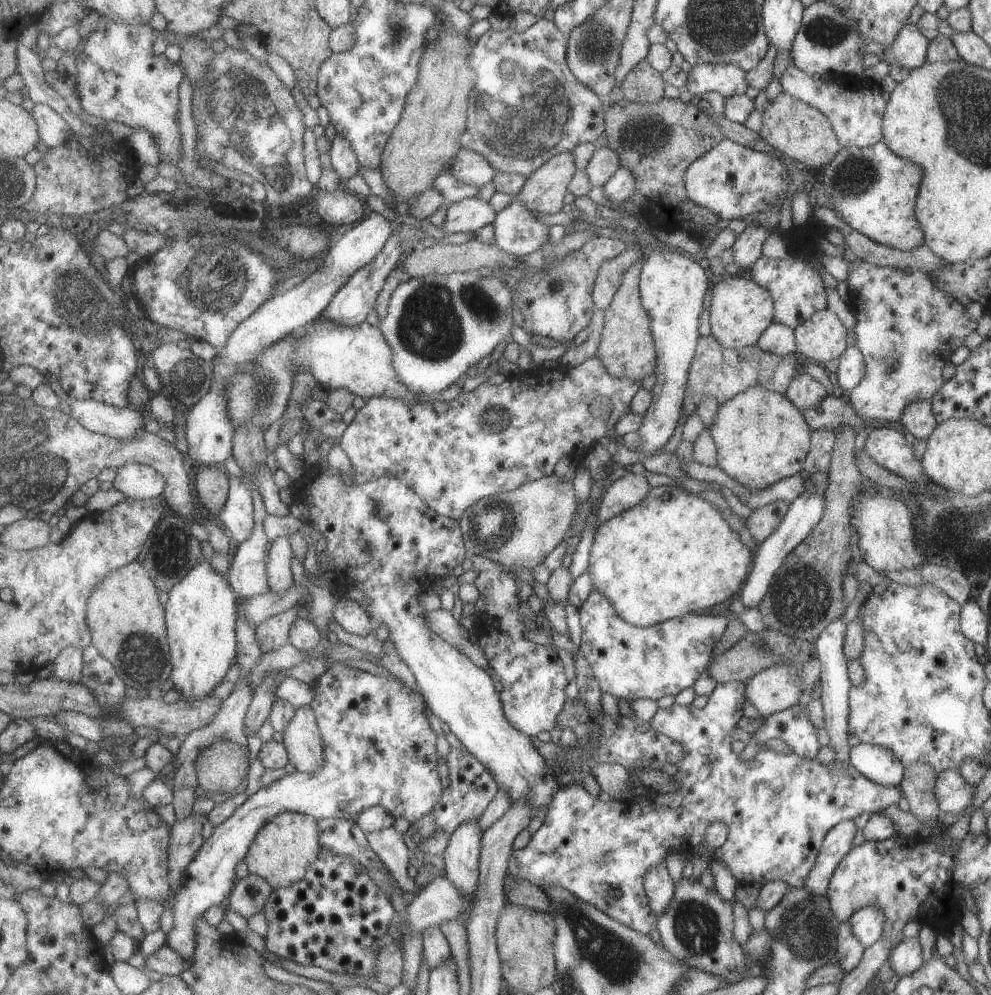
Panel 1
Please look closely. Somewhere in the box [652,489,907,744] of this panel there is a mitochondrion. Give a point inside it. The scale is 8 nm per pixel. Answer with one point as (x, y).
(801, 597)

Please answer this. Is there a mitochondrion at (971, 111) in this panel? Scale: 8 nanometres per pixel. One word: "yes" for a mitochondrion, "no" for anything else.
yes

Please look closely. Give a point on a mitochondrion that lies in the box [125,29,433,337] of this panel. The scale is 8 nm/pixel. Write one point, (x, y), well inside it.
(243, 107)

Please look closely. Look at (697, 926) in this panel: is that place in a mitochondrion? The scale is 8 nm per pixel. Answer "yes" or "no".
yes

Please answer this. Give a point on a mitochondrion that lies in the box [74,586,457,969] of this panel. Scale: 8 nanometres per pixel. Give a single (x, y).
(139, 655)

